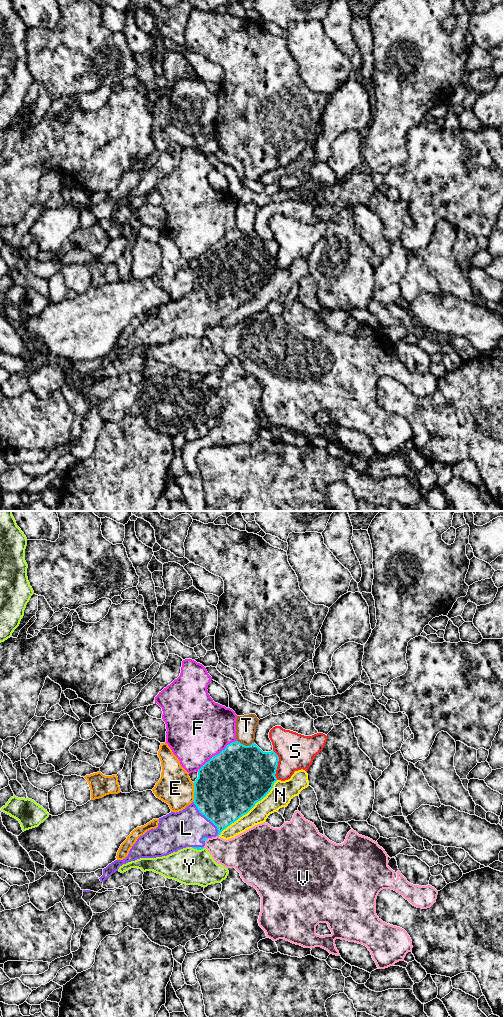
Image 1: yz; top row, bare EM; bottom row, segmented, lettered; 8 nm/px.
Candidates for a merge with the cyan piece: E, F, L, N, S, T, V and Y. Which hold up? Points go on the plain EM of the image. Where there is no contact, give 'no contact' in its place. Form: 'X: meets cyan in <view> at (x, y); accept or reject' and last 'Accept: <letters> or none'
E: meets cyan in yz at (194, 280); reject
F: meets cyan in yz at (217, 242); reject
L: meets cyan in yz at (207, 306); accept
N: meets cyan in yz at (249, 298); reject
S: meets cyan in yz at (277, 253); reject
T: meets cyan in yz at (244, 233); reject
V: meets cyan in yz at (206, 327); reject
Y: meets cyan in yz at (197, 337); reject
Accept: L

